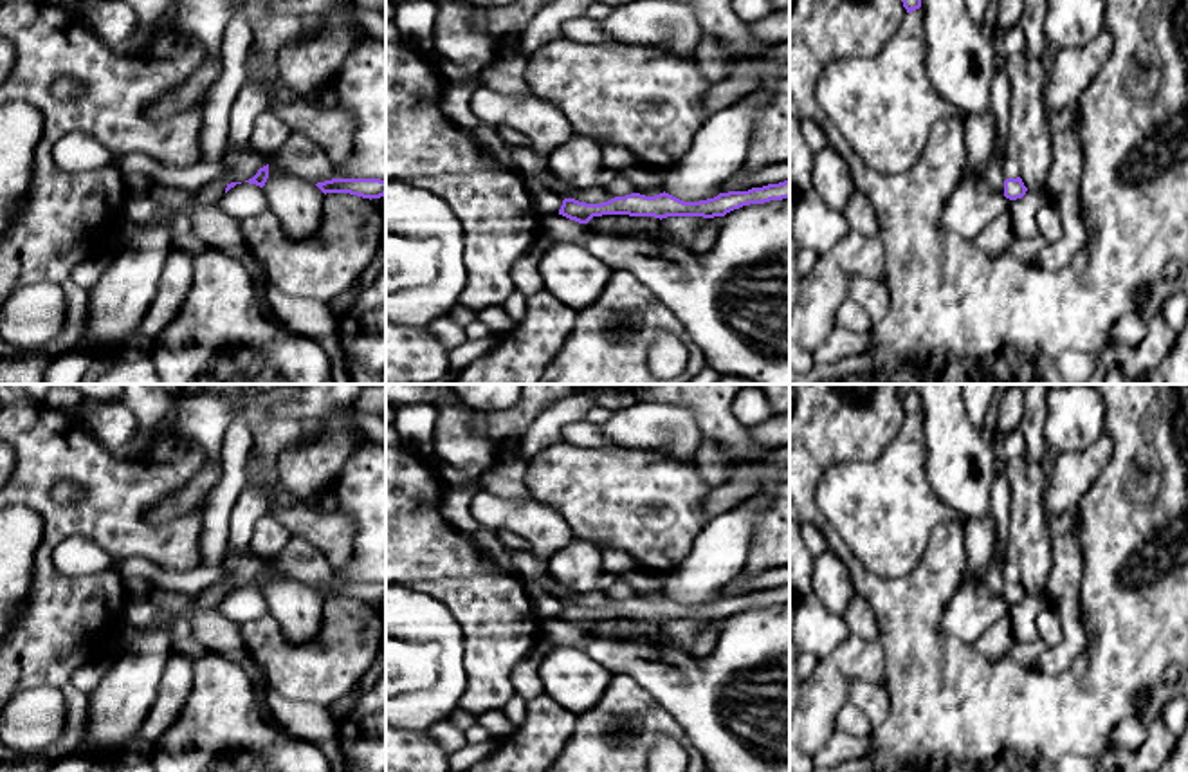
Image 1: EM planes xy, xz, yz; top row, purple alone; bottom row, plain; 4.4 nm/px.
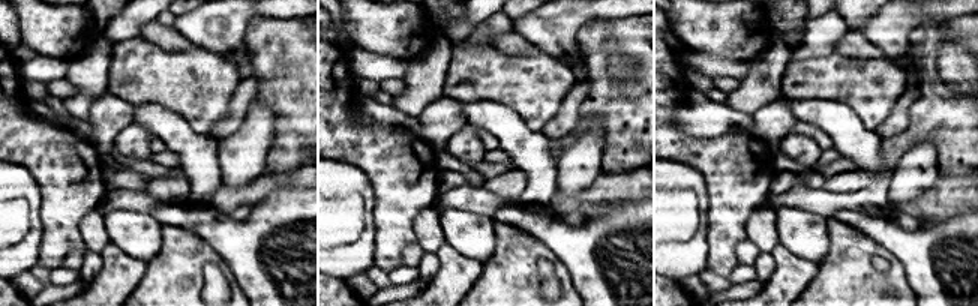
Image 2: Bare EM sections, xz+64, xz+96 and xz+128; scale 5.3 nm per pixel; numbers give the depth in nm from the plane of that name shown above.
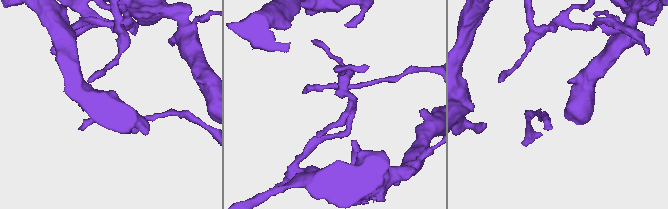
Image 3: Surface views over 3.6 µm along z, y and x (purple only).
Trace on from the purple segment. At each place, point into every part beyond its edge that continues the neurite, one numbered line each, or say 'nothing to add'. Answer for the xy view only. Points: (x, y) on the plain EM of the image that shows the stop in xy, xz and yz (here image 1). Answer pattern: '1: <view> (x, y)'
nothing to add

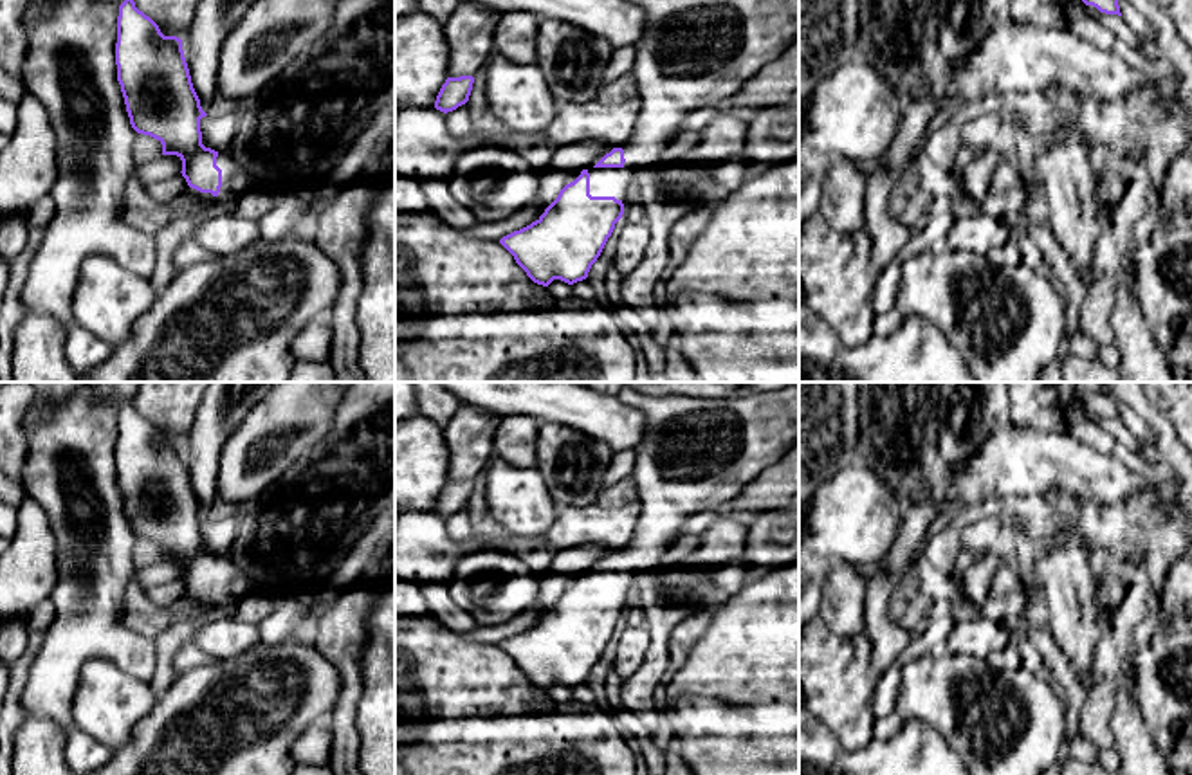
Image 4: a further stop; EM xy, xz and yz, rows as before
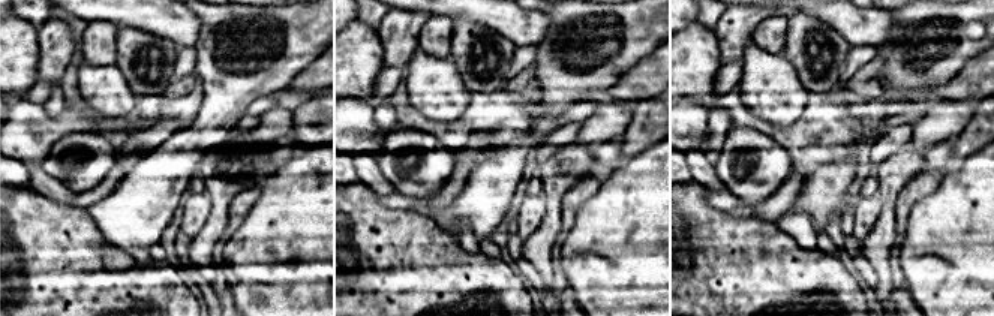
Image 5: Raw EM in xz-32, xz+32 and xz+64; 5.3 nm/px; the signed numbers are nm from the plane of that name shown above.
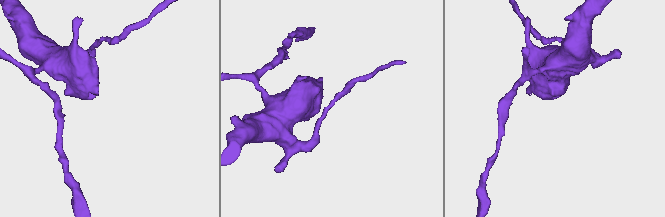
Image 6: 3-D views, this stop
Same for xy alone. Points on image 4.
1: xy (235, 584)

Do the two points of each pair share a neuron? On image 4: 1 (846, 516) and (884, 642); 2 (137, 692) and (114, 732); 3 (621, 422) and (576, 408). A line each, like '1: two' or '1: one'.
1: two
2: one
3: one

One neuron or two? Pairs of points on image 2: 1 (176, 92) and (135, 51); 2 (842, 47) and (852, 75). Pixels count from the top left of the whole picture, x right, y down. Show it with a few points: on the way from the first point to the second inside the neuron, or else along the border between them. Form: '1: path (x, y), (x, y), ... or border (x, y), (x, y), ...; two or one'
1: path (165, 81), (146, 62); one
2: border (834, 51), (843, 56), (879, 57); two

